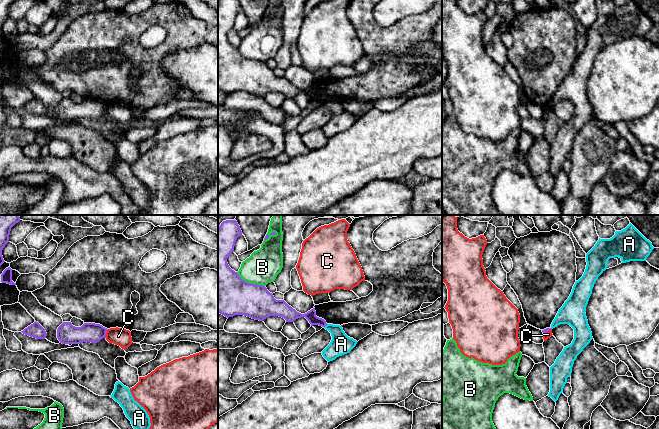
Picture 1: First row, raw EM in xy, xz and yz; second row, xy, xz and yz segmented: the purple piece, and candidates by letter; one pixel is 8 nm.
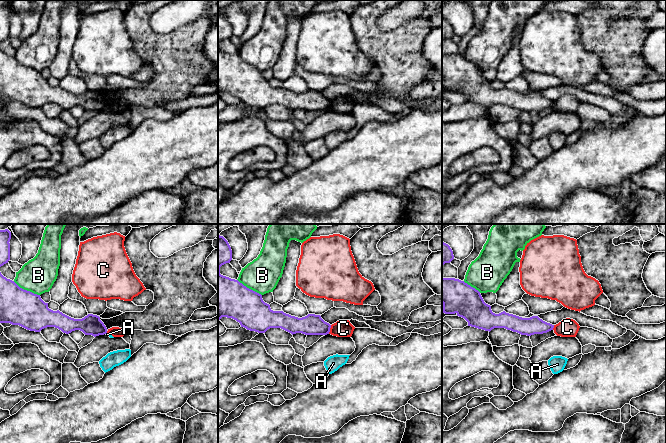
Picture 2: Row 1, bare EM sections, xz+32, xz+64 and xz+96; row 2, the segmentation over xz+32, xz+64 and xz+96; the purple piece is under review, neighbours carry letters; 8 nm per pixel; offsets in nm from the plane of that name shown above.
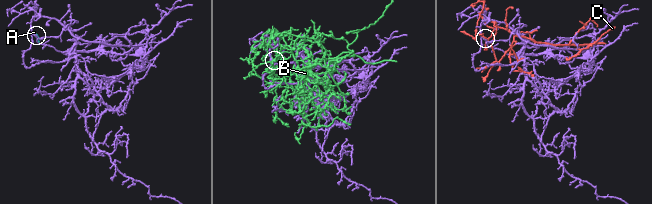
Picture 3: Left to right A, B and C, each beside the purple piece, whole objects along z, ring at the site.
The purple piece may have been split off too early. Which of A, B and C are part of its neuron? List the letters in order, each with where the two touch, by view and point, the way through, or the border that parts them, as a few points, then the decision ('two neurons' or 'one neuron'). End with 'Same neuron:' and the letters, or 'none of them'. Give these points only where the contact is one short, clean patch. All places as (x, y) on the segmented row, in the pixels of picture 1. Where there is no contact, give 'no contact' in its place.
A: contact xz (325, 325); border xz (327, 324), (324, 327); two neurons
B: contact xz (250, 283); two neurons
C: contact xy (105, 333); two neurons
Same neuron: none of them

